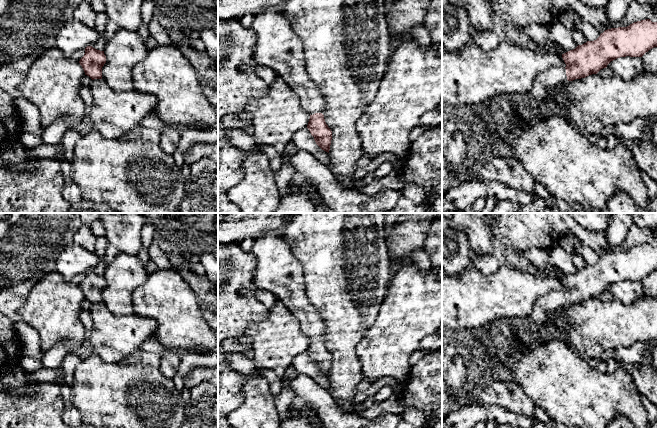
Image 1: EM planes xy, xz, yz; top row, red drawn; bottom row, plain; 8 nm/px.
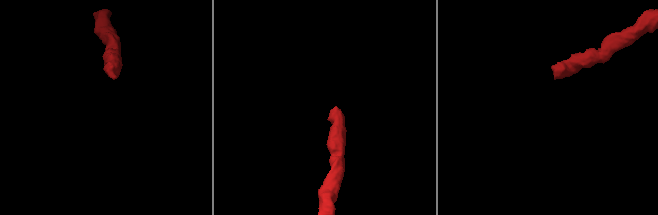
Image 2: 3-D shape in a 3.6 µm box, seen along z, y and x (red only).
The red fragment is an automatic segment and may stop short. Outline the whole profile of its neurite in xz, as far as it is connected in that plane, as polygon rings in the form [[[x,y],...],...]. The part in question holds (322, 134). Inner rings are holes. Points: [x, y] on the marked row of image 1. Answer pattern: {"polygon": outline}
{"polygon": [[[284,5],[261,9],[251,24],[256,34],[256,44],[253,60],[259,66],[271,68],[282,78],[296,93],[300,100],[301,108],[310,115],[307,125],[316,144],[329,153],[332,131],[325,122],[322,111],[325,108],[325,99],[317,88],[317,85],[309,78],[306,72],[305,58],[302,42],[292,29],[290,22],[285,18]]]}

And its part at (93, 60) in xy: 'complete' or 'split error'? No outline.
complete

